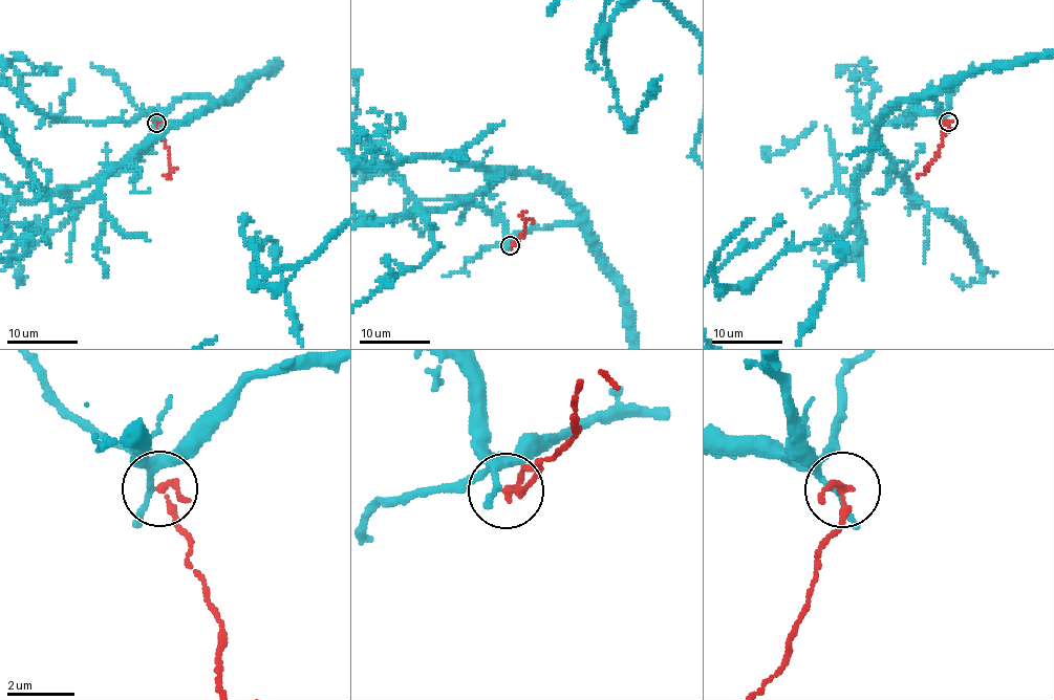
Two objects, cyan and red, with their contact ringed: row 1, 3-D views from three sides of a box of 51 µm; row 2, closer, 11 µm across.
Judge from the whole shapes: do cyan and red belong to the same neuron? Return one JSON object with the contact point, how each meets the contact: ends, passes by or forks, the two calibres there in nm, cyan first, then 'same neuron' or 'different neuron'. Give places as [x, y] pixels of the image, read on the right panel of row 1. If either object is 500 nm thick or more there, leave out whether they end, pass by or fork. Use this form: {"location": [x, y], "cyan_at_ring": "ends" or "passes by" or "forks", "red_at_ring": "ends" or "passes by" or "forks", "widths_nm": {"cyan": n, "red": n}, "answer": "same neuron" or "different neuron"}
{"location": [948, 122], "cyan_at_ring": "passes by", "red_at_ring": "passes by", "widths_nm": {"cyan": 150, "red": 180}, "answer": "same neuron"}

